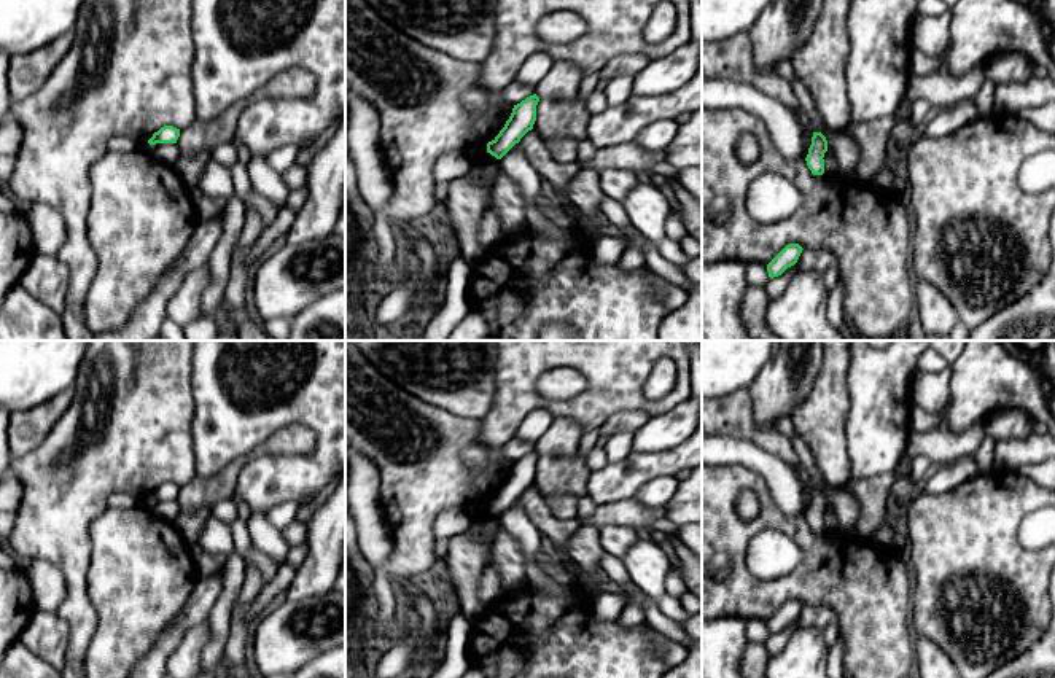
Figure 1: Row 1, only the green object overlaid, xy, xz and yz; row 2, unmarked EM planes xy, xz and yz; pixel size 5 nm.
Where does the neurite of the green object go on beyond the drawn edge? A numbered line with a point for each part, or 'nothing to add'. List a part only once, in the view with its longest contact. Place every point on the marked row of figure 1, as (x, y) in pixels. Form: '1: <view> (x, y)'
nothing to add

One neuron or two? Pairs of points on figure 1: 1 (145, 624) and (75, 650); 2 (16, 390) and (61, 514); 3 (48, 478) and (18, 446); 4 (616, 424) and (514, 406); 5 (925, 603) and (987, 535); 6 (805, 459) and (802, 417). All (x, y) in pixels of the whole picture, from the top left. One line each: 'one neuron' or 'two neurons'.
1: two neurons
2: two neurons
3: two neurons
4: two neurons
5: one neuron
6: two neurons

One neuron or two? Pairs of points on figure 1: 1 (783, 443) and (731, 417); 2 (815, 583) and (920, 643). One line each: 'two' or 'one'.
1: one
2: two

